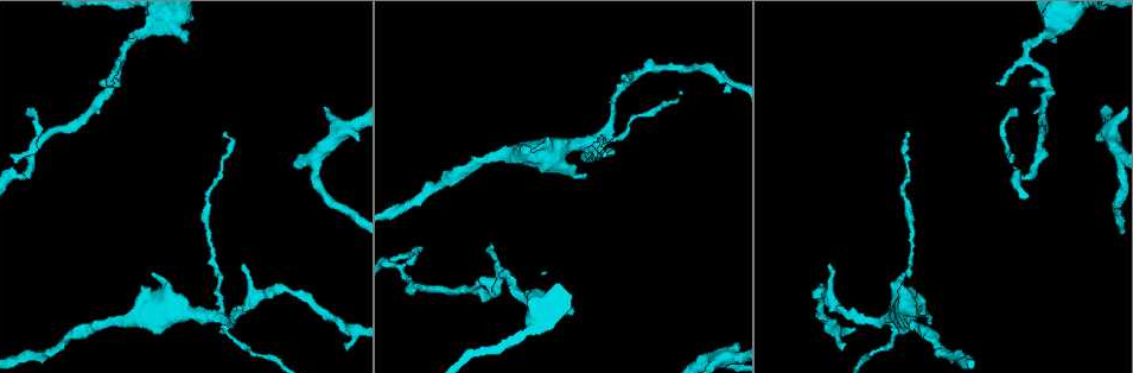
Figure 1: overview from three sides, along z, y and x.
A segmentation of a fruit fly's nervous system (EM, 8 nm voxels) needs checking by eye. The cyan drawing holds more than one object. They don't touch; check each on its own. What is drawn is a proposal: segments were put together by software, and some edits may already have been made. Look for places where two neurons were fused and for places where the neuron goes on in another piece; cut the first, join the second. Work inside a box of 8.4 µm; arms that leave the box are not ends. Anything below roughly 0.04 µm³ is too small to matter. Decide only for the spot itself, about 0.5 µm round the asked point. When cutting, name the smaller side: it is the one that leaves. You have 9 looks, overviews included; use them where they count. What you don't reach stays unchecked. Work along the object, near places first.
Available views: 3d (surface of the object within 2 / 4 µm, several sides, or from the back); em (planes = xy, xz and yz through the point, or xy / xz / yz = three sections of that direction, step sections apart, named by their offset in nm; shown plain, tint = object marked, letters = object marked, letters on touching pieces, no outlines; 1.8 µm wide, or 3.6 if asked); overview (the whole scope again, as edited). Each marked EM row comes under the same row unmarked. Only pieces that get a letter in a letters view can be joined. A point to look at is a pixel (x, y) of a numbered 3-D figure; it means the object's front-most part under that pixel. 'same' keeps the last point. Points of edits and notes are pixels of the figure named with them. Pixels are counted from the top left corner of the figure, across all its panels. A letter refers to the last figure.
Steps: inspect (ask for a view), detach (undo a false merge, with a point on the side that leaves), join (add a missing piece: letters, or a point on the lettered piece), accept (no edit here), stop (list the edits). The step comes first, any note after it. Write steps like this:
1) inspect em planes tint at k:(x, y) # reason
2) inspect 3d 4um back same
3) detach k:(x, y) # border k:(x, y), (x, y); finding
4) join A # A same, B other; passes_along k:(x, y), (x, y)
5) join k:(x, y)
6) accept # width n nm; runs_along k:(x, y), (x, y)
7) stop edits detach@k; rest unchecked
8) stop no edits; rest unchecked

inspect em yz step 8 letters at 1:(887, 316) # thin neck

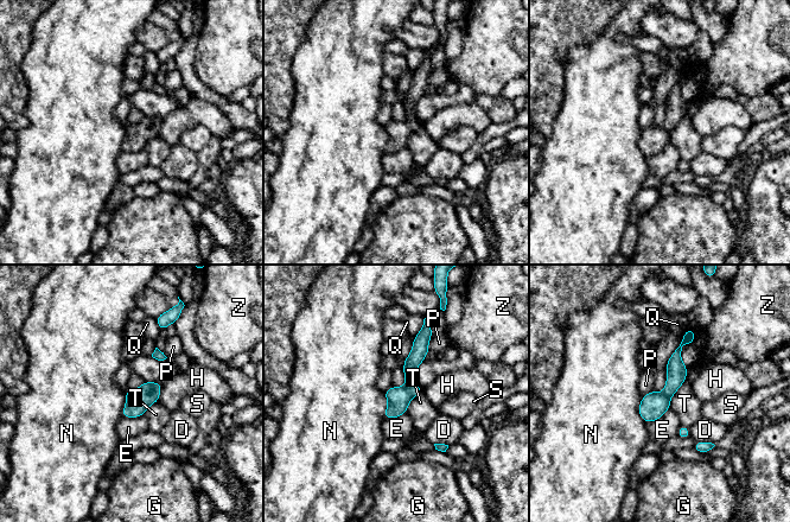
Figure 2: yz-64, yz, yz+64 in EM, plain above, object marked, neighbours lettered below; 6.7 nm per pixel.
detach 2:(419, 350) # width 160 nm; longest_contact T 220 nm; D other, E other, G other, H other, N other, P other, Q other, S other, T other, Z other; two neurons meet here

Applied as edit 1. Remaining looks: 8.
inspect overview # see it whole again

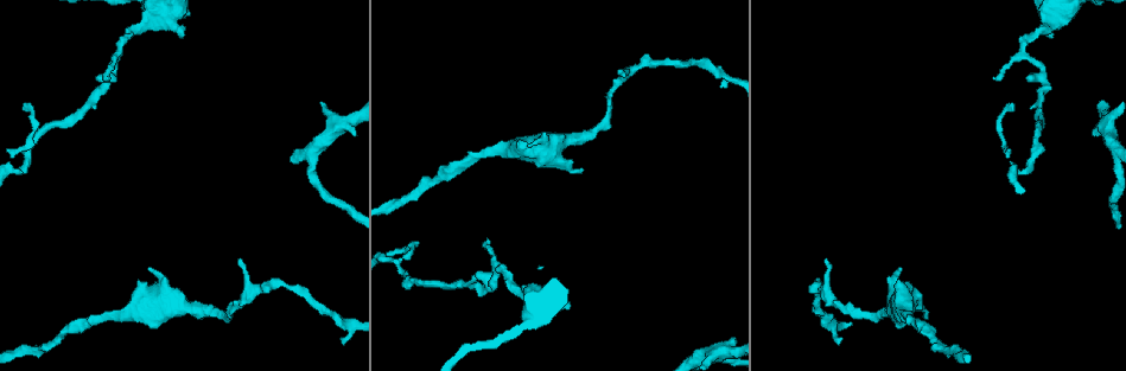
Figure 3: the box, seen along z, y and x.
inspect em planes letters at 3:(527, 144) # free end

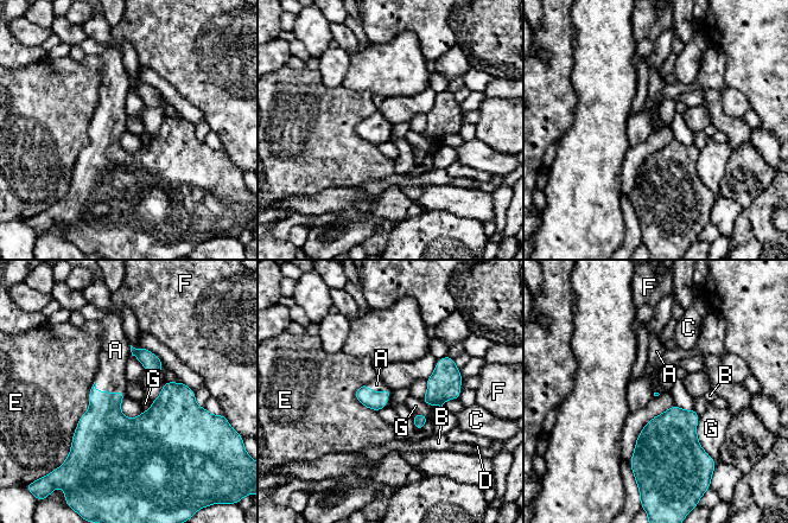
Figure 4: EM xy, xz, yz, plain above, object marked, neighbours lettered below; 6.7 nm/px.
join A # A same, B other, C other, D other, E other, F other, G other; the neuron continues

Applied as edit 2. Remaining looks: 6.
stop edits detach@2, join@4; rest unchecked

